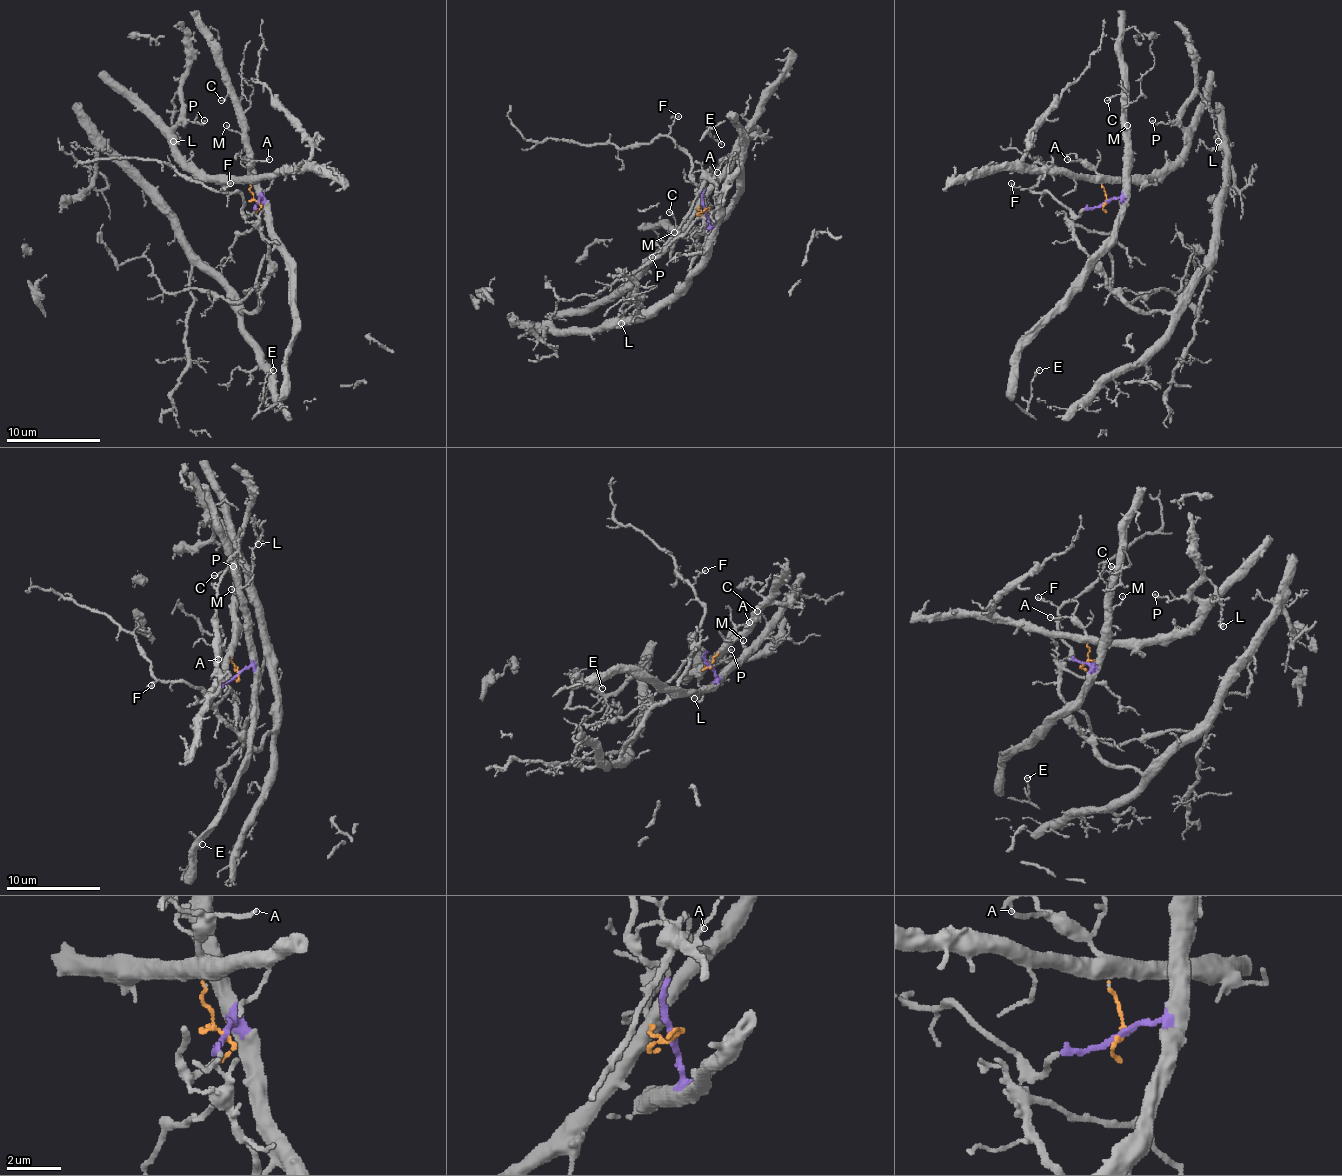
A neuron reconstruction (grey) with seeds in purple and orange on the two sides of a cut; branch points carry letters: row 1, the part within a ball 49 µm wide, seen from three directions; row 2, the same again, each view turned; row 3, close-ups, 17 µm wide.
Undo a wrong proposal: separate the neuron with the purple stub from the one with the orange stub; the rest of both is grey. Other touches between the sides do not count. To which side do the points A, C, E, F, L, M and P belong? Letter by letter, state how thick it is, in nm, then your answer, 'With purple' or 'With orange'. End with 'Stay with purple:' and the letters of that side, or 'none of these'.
A: Thickness 110 nm. With orange
C: Thickness 130 nm. With purple
E: Thickness 110 nm. With purple
F: Thickness 120 nm. With purple
L: Thickness 140 nm. With orange
M: Thickness 110 nm. With purple
P: Thickness 140 nm. With orange
Stay with purple: C, E, F, M

